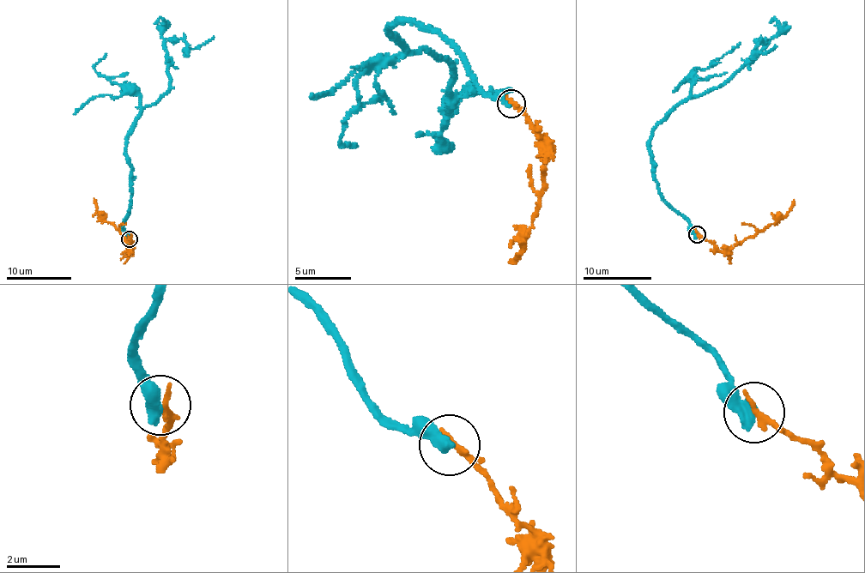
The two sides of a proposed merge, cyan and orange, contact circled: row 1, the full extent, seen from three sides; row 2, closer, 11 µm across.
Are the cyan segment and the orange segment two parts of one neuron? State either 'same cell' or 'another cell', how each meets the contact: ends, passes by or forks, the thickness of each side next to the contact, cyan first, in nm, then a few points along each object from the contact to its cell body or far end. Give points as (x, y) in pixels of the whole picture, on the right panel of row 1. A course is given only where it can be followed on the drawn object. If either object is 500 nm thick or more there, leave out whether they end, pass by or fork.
another cell | 500/280 nm | cyan via (697, 233), (659, 191), (651, 128), (731, 77), (767, 40), (759, 41), (766, 54), (777, 46) | orange via (697, 233), (721, 250), (727, 250), (784, 218), (794, 200)

